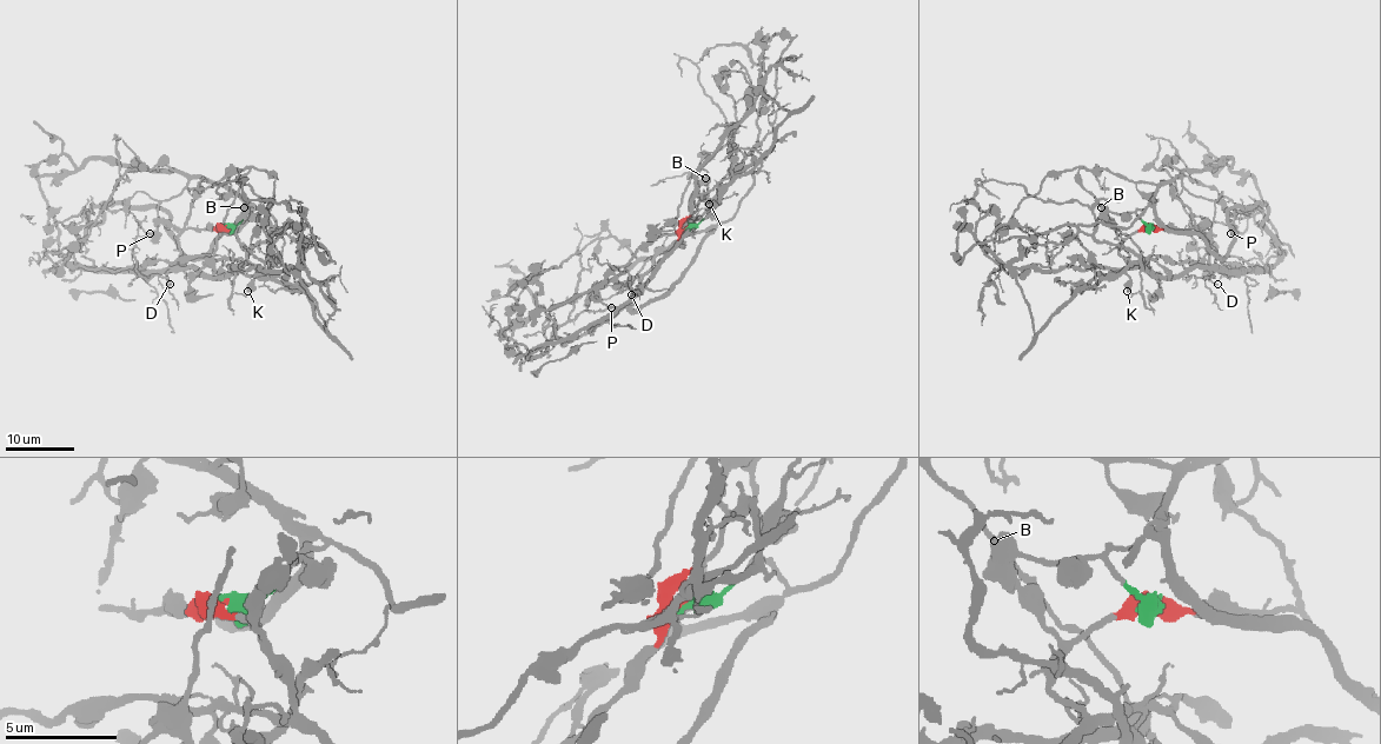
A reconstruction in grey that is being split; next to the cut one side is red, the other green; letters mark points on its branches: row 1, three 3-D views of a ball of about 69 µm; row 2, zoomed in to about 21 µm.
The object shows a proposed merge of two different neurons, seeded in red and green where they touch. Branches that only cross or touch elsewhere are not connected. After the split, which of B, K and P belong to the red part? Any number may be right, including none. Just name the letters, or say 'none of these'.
K

